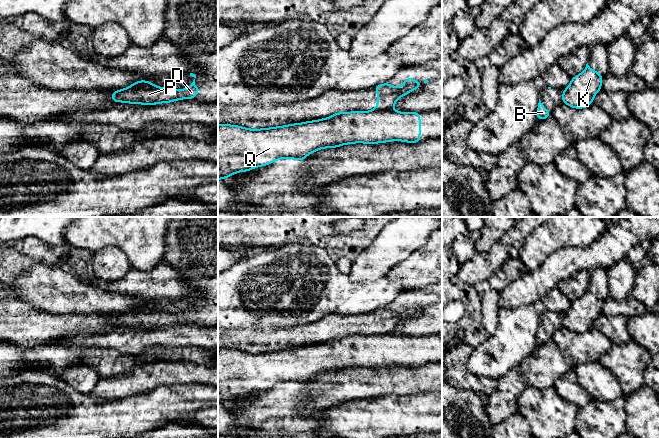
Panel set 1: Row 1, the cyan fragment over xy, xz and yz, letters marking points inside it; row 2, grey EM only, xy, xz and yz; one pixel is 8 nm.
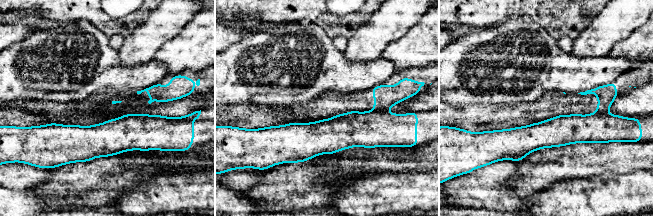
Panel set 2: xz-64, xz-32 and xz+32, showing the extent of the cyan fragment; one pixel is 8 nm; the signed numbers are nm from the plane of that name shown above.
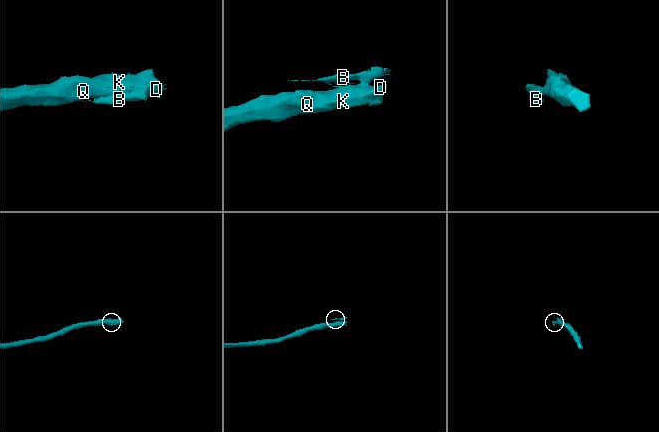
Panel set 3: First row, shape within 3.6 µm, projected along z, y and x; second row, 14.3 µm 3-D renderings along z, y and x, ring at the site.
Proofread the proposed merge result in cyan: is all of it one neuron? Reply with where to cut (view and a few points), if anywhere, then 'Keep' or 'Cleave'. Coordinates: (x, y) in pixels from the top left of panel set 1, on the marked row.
Split along xz (391, 108), (373, 110). Cleave

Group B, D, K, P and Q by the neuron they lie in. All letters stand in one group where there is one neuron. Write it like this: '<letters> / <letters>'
B / D K P Q

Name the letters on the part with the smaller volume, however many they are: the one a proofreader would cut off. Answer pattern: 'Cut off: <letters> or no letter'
Cut off: B

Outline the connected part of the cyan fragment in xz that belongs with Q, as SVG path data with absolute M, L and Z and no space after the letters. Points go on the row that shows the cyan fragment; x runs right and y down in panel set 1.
M351 111L324 119L249 129L218 125L218 180L272 164L279 159L304 160L324 148L390 141L420 143L420 112Z

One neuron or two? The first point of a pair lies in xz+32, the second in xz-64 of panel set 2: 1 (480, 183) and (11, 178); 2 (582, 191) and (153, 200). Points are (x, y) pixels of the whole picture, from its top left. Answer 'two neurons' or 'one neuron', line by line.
1: two neurons
2: one neuron

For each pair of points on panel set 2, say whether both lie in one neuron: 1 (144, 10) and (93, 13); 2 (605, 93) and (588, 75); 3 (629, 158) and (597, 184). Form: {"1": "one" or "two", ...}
{"1": "one", "2": "two", "3": "two"}

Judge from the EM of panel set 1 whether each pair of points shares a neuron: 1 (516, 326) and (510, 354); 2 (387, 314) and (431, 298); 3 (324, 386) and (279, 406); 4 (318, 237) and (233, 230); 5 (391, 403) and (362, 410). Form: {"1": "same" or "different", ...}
{"1": "same", "2": "same", "3": "different", "4": "same", "5": "same"}

